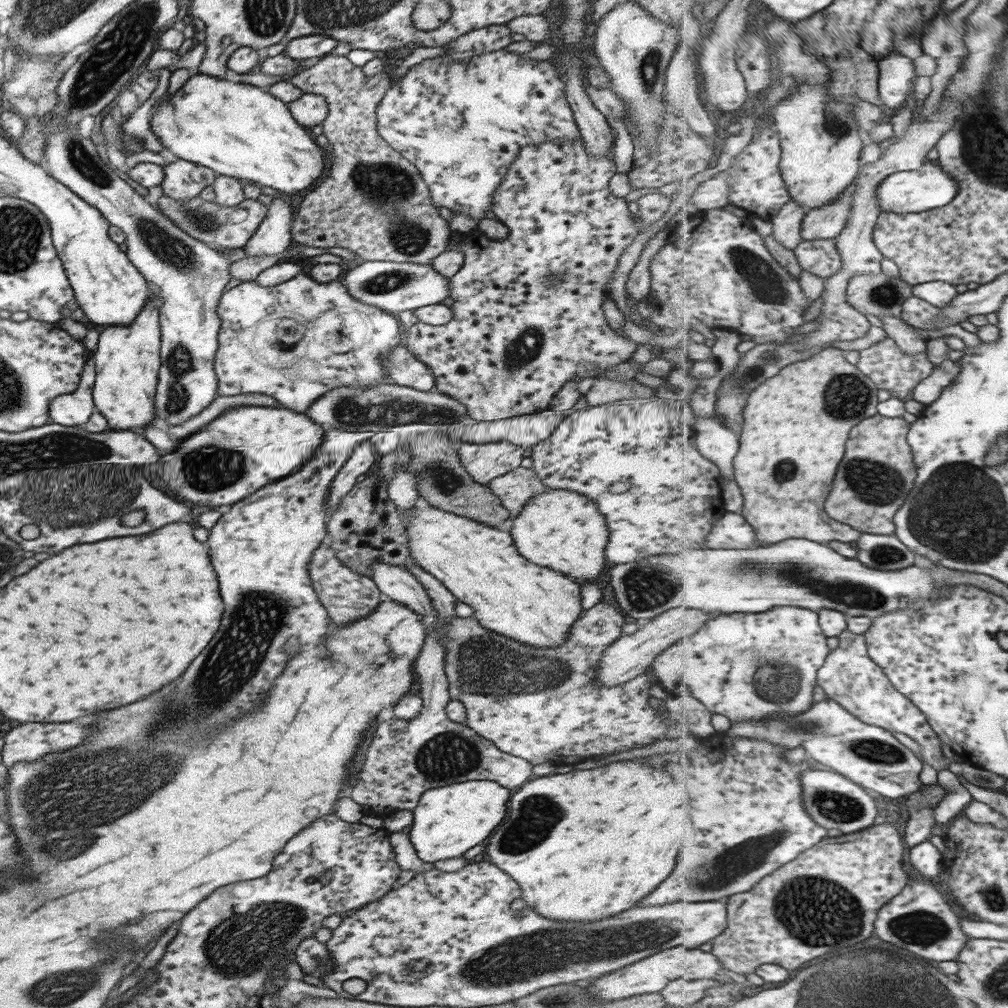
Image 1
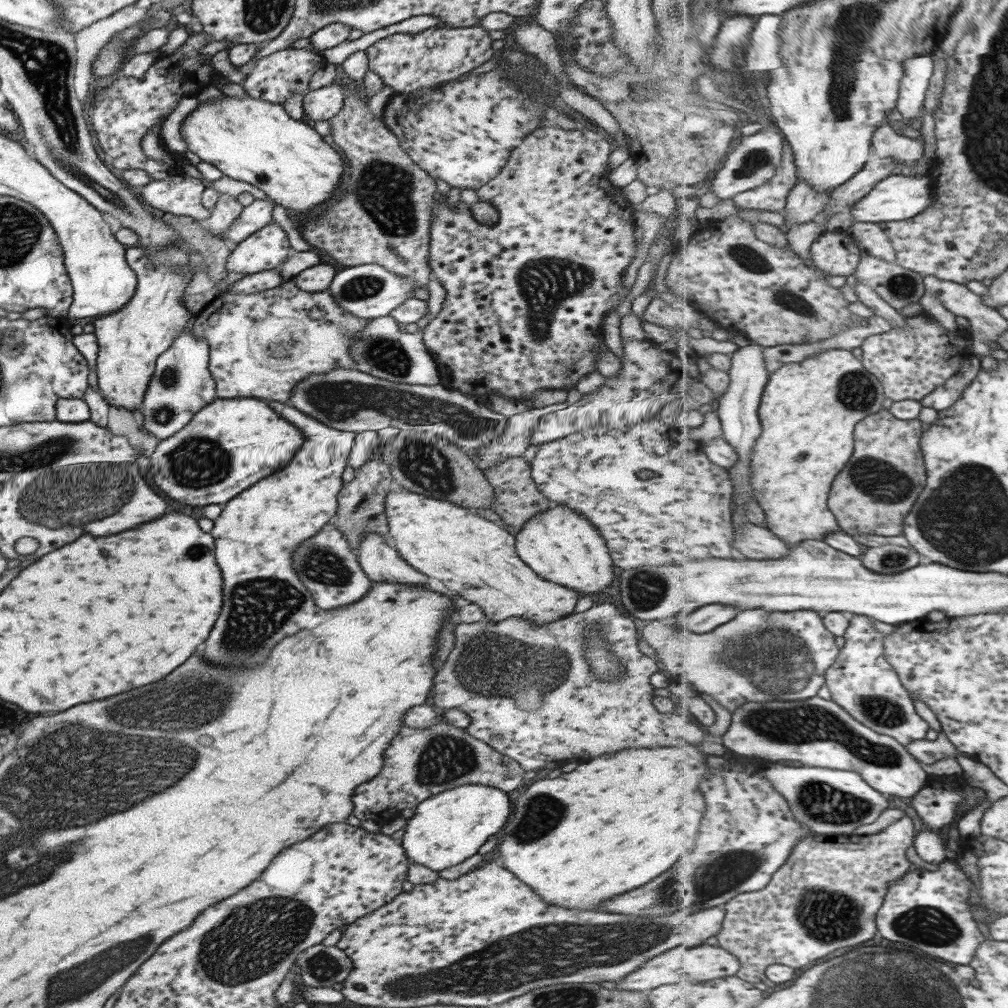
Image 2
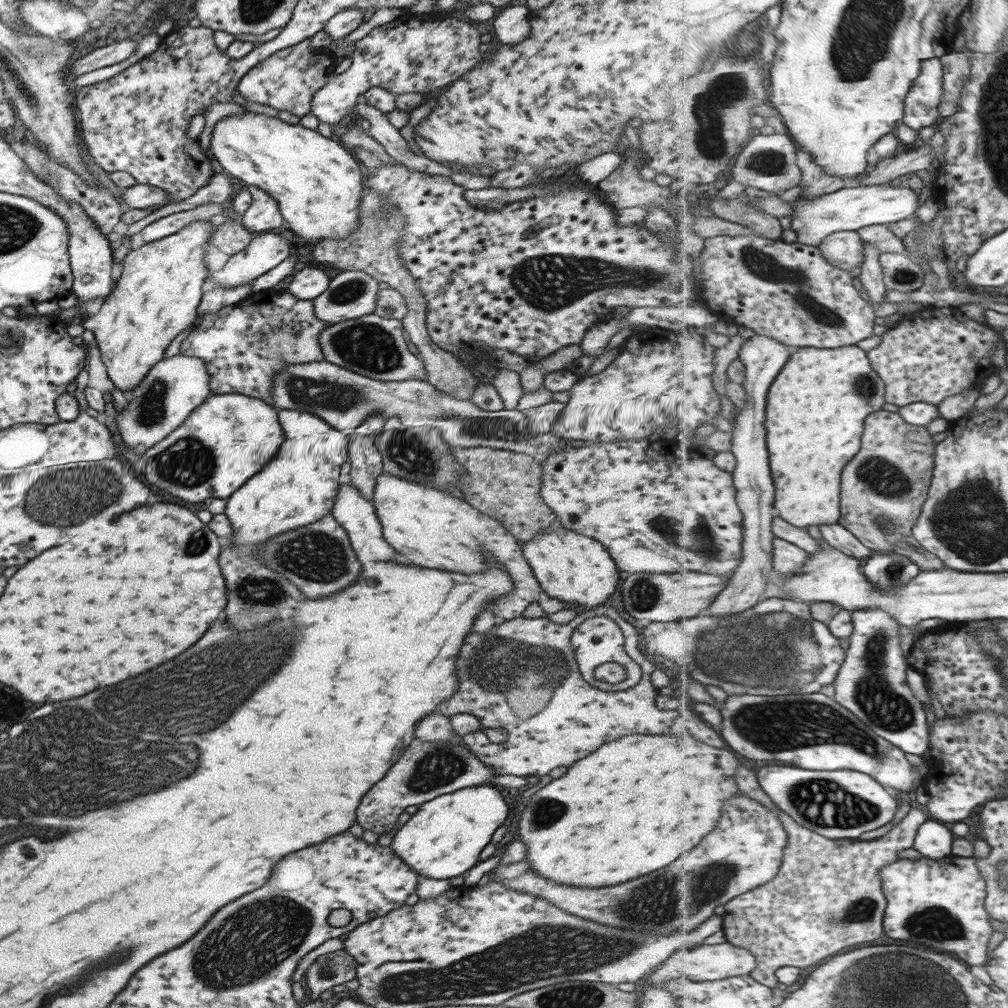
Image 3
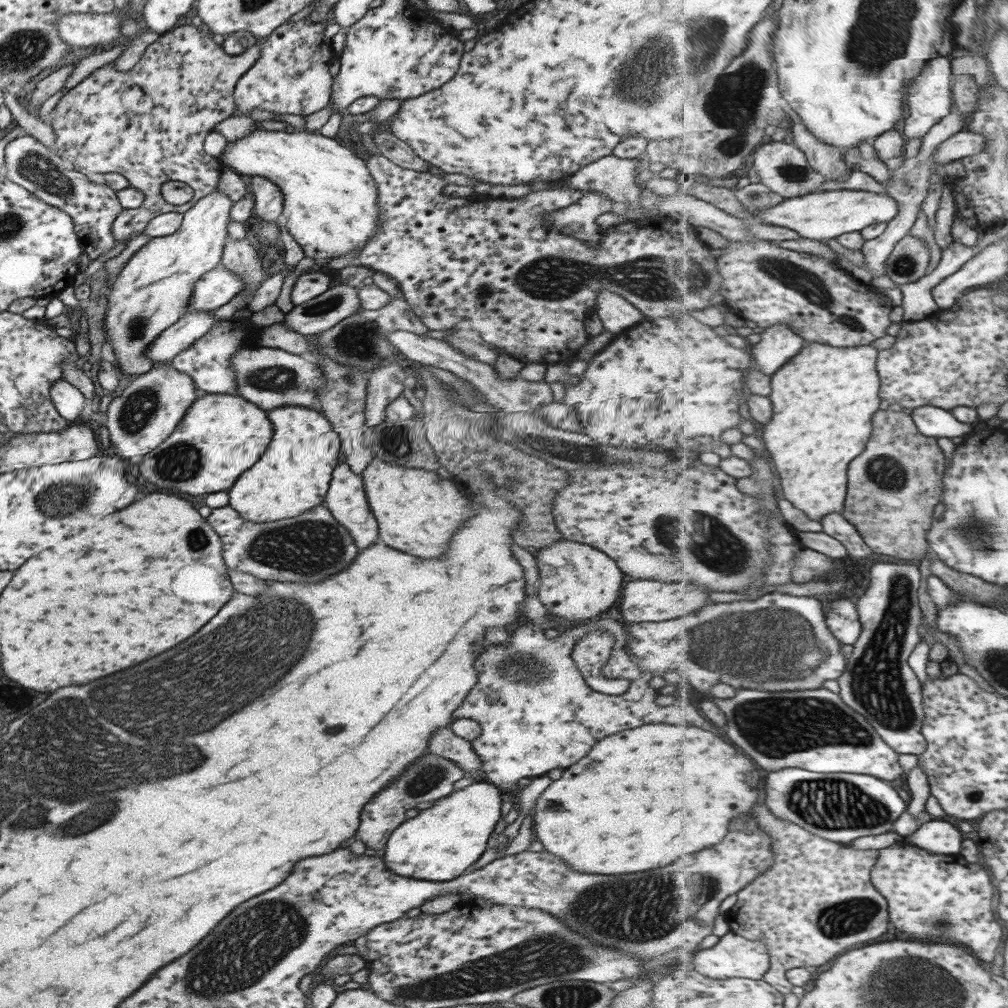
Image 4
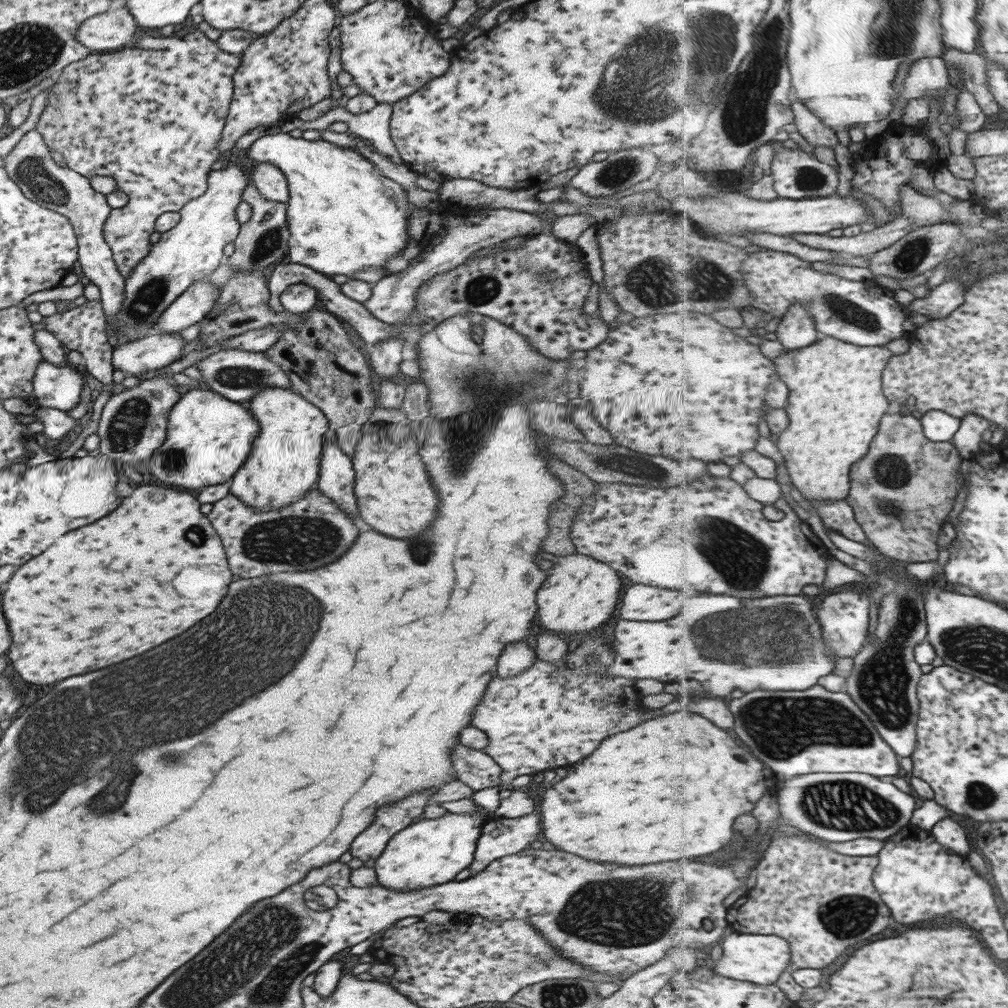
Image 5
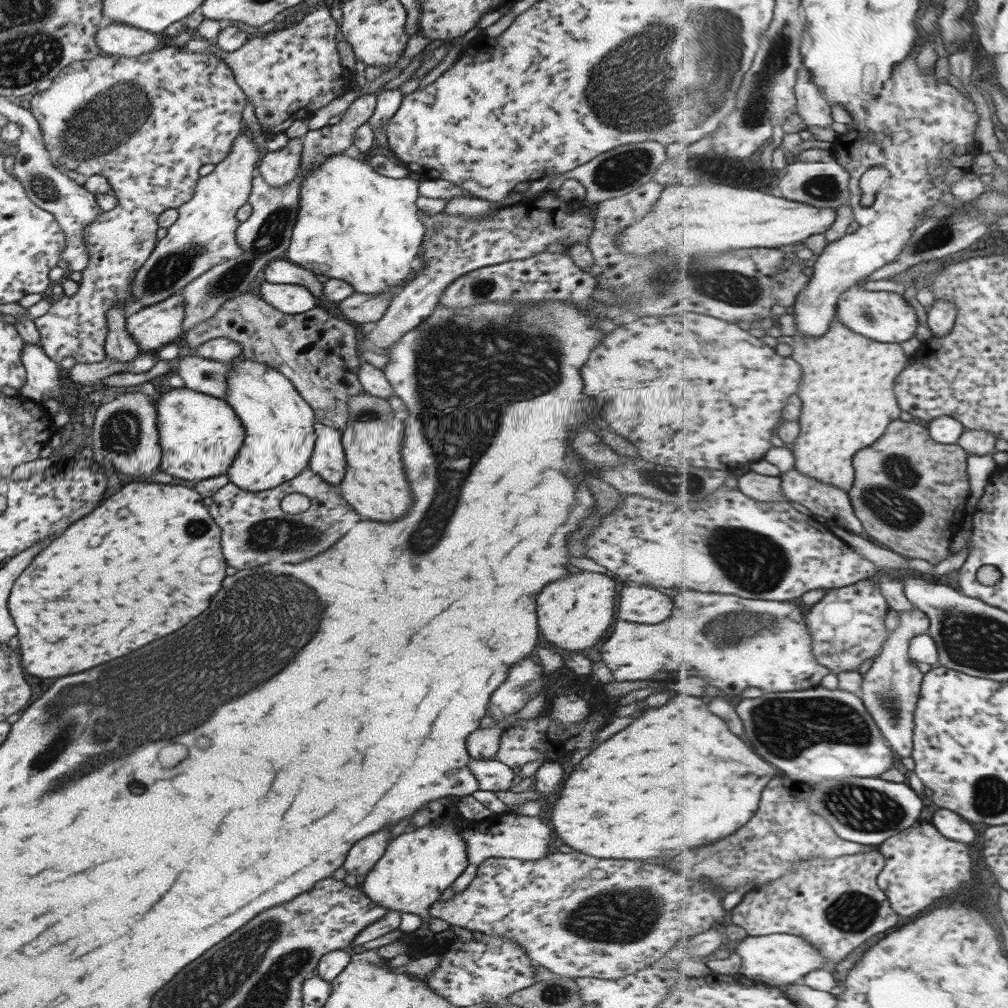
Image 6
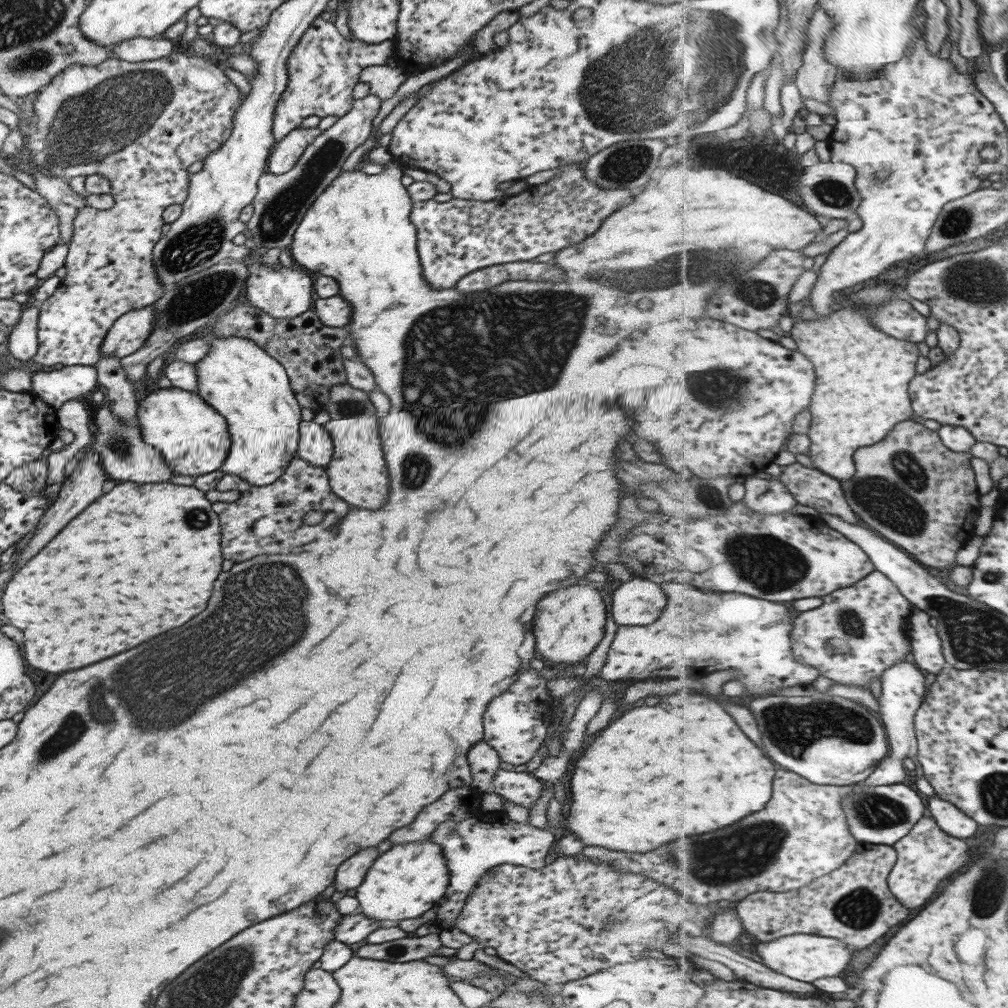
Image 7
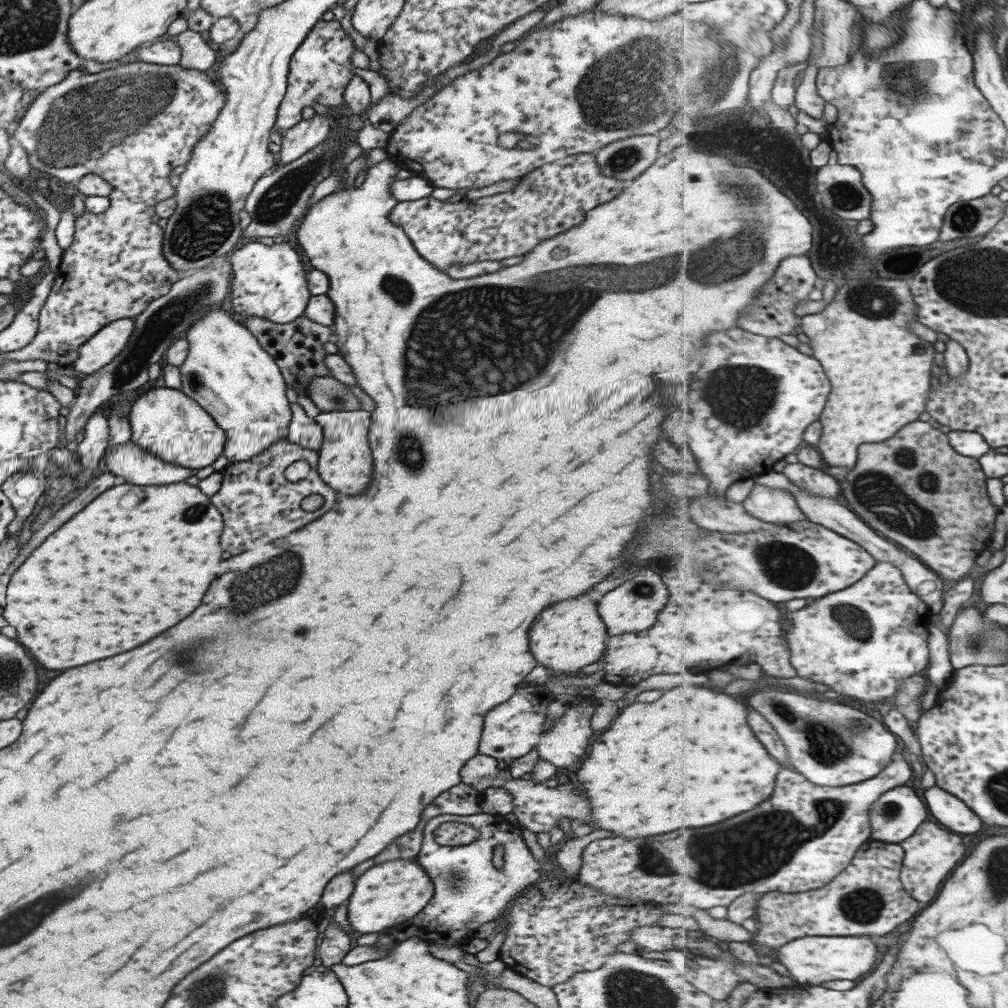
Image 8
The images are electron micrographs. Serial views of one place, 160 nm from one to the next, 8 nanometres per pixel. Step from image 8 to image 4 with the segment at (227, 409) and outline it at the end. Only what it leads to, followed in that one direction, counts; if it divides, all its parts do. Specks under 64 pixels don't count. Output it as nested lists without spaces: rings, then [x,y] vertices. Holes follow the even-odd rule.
[[[283,405],[267,409],[265,413],[273,428],[271,442],[267,444],[267,450],[261,454],[261,458],[251,468],[247,468],[247,472],[243,472],[243,476],[239,476],[226,491],[228,505],[243,520],[253,523],[288,519],[323,504],[331,471],[337,464],[337,453],[340,451],[338,434],[333,432],[330,422],[321,412],[307,407]]]

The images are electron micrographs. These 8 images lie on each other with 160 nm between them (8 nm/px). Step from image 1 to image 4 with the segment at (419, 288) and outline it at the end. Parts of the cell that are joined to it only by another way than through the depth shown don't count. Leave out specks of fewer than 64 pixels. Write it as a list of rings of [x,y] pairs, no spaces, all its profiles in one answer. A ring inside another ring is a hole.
[[[340,284],[284,314],[284,328],[297,334],[317,335],[360,310],[356,288]]]

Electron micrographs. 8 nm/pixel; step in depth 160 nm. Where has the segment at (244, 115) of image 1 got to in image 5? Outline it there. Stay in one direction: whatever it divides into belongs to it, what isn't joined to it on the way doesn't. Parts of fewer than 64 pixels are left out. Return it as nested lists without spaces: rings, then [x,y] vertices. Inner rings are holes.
[[[271,133],[254,140],[246,150],[257,163],[274,164],[286,178],[288,201],[286,223],[288,245],[284,260],[307,266],[321,274],[344,274],[373,284],[387,274],[385,263],[406,245],[410,202],[401,184],[380,175],[377,168],[357,151],[320,140],[294,138],[287,133]]]

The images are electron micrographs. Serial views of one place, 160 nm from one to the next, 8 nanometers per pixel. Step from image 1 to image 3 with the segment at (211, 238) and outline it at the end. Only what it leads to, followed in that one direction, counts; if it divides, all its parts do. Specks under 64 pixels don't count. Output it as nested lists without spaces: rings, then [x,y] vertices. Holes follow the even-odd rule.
[[[247,186],[246,189],[249,191],[251,202],[241,214],[241,224],[247,232],[263,232],[285,225],[274,198],[257,187]]]

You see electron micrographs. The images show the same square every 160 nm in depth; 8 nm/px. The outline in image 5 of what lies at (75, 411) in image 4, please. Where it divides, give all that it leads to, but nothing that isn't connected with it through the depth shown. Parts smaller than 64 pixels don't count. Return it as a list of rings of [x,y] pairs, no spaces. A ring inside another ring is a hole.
[[[41,359],[32,378],[35,404],[63,412],[73,408],[80,401],[80,392],[86,376],[72,366],[55,366]]]

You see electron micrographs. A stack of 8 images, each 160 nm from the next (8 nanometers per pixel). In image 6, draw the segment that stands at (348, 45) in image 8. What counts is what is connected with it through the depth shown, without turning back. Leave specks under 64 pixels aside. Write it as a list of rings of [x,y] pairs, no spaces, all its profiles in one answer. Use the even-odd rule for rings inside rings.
[[[319,5],[301,13],[290,26],[280,25],[266,34],[250,36],[235,52],[219,52],[213,41],[203,38],[190,38],[180,48],[221,59],[232,70],[246,102],[254,106],[258,124],[277,134],[285,131],[293,120],[309,118],[315,110],[349,90],[347,71],[341,67],[335,49],[336,23],[328,9]]]

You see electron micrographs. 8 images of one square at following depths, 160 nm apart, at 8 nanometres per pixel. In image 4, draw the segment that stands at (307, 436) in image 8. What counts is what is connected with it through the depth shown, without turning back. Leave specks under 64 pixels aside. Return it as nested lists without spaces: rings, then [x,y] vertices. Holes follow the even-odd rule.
[[[337,463],[331,471],[331,480],[329,480],[324,494],[323,505],[329,509],[336,522],[347,529],[347,532],[354,540],[355,547],[359,551],[367,548],[370,544],[379,542],[377,520],[369,510],[368,502],[364,495],[362,477],[351,472],[347,463]]]

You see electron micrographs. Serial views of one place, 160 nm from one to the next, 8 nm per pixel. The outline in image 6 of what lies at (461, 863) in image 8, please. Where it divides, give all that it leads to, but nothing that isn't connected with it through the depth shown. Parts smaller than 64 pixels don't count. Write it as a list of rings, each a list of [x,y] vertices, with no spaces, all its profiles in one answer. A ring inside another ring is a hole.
[[[513,812],[491,813],[478,821],[461,822],[457,827],[458,835],[466,843],[467,867],[450,884],[453,892],[461,892],[475,876],[479,864],[486,858],[517,858],[537,860],[548,851],[551,830],[538,816],[516,815]]]

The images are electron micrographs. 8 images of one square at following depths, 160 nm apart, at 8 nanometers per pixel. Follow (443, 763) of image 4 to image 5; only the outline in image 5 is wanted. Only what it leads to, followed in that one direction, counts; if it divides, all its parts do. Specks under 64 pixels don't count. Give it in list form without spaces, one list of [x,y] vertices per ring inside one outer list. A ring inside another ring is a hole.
[[[438,787],[430,790],[421,790],[413,796],[405,797],[399,804],[377,808],[373,826],[369,826],[365,832],[361,832],[349,848],[352,858],[359,858],[363,863],[366,860],[375,860],[385,848],[387,841],[399,830],[403,830],[411,824],[411,818],[419,816],[423,807]]]

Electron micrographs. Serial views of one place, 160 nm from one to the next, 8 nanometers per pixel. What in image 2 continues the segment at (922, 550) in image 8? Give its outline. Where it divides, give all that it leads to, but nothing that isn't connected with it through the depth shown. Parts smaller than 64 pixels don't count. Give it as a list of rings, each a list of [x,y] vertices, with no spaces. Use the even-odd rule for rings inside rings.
[[[888,410],[867,416],[855,430],[855,460],[835,480],[831,510],[839,516],[840,527],[849,535],[904,535],[906,518],[927,486],[926,458],[922,451],[923,422],[901,420]],[[873,472],[873,474],[871,474]],[[895,478],[895,480],[893,480]],[[873,492],[895,492],[877,496]]]

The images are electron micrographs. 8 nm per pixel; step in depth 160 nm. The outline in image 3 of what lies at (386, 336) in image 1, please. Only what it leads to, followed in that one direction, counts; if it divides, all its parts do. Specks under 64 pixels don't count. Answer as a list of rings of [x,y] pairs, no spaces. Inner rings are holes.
[[[266,289],[251,293],[235,304],[224,306],[217,313],[201,317],[201,321],[189,330],[188,336],[182,340],[178,354],[194,356],[203,361],[212,395],[242,395],[270,404],[272,376],[286,364],[320,361],[322,354],[317,337],[325,328],[329,328],[329,325],[331,323],[315,319],[312,300],[295,299],[287,290]]]

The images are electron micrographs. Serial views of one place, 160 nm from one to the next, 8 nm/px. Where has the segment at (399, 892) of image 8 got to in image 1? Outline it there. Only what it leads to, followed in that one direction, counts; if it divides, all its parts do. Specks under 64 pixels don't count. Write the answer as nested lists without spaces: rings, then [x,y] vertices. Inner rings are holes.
[[[467,780],[425,790],[411,810],[412,823],[407,832],[417,858],[425,864],[432,864],[437,860],[462,856],[465,850],[479,844],[506,815],[509,791],[491,780]]]

